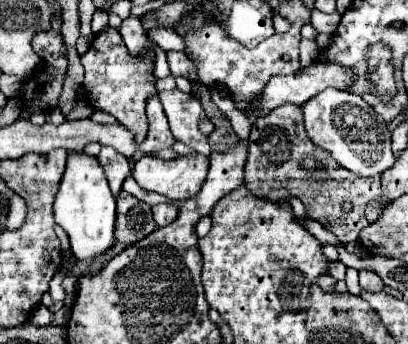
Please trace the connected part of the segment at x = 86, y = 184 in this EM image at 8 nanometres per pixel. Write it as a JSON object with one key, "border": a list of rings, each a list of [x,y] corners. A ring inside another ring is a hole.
{"border":[[[69,153],[67,169],[55,197],[55,221],[69,235],[71,251],[77,261],[91,263],[115,243],[115,197],[109,191],[105,173],[95,157]]]}

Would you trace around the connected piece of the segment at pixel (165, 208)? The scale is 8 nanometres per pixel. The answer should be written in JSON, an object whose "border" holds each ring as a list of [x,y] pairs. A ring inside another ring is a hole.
{"border":[[[163,203],[163,205],[153,207],[151,211],[153,211],[153,219],[155,219],[155,223],[157,223],[159,227],[163,227],[163,225],[171,223],[171,221],[177,217],[179,207],[177,207],[175,203]]]}

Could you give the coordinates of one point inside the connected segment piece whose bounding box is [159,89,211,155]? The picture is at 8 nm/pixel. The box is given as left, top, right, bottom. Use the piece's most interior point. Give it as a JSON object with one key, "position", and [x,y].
{"position":[185,113]}

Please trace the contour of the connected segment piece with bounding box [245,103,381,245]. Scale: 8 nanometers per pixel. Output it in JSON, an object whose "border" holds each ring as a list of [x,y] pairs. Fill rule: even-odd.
{"border":[[[285,103],[277,109],[273,109],[267,117],[263,115],[263,117],[255,119],[255,123],[251,127],[251,135],[249,135],[249,157],[247,157],[247,163],[245,163],[245,187],[249,187],[249,191],[253,191],[253,195],[257,195],[263,201],[281,201],[281,199],[289,199],[289,197],[301,199],[303,205],[307,207],[307,215],[311,219],[319,221],[331,233],[335,233],[343,245],[349,243],[349,241],[357,241],[361,229],[365,229],[369,225],[369,221],[365,217],[365,207],[371,201],[381,199],[381,177],[375,175],[373,179],[361,179],[359,175],[353,175],[351,171],[345,171],[337,161],[333,161],[329,151],[325,151],[323,147],[317,147],[307,137],[305,127],[303,127],[301,107],[297,107],[293,103]],[[305,155],[313,155],[321,163],[321,167],[313,175],[307,175],[299,167],[299,161]],[[345,201],[351,201],[351,211],[343,211]]]}

